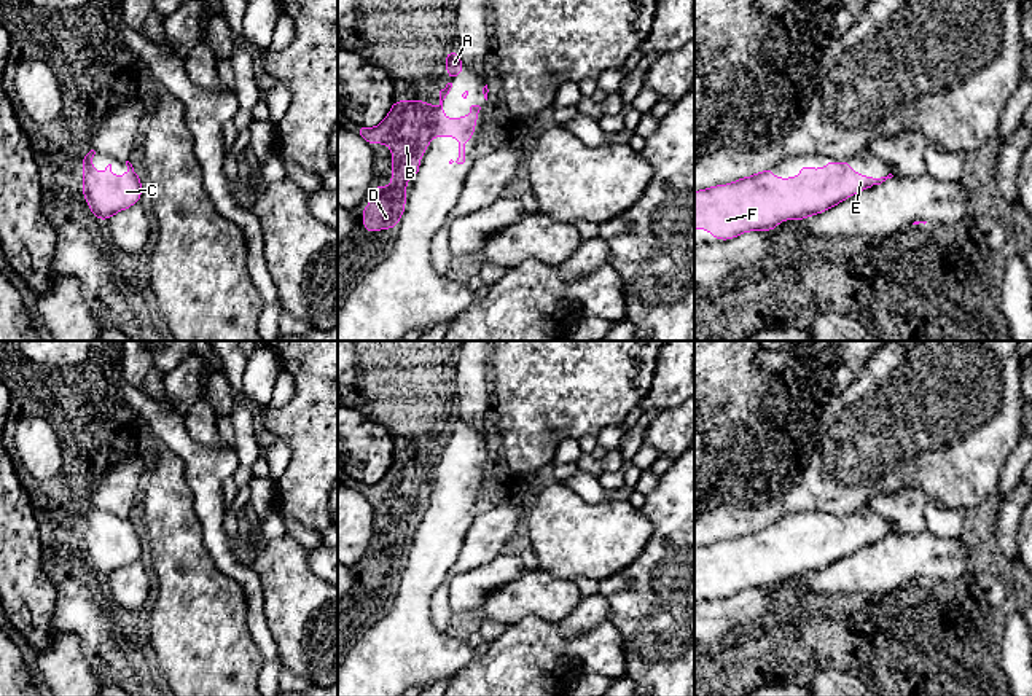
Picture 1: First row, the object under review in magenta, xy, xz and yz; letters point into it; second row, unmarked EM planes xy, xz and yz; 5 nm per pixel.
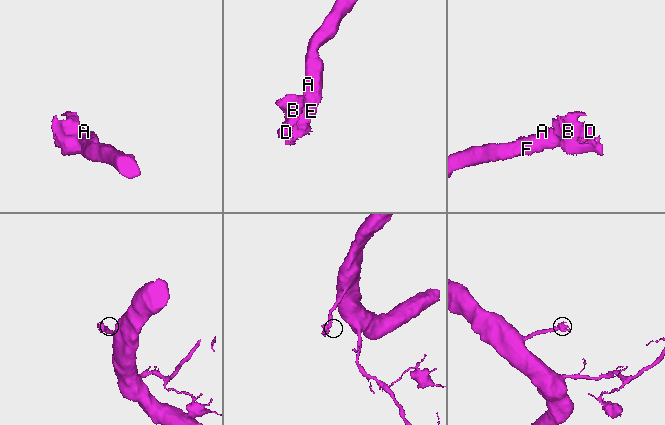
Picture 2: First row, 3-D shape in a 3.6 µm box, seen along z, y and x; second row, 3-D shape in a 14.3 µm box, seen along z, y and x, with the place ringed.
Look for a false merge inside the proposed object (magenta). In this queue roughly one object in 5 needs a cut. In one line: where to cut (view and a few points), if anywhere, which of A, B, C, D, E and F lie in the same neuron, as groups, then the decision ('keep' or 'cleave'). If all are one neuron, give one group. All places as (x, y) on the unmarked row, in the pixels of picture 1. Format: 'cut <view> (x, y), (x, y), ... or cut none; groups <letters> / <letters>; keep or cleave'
cut none; groups A B C D E F; keep

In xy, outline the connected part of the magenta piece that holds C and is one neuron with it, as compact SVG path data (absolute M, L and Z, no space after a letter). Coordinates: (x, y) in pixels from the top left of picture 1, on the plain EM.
M91 506L83 516L83 554L97 577L110 577L140 557L142 537L129 518L126 518L127 530L124 534L113 534L111 521L97 530L92 524L94 511L96 508Z

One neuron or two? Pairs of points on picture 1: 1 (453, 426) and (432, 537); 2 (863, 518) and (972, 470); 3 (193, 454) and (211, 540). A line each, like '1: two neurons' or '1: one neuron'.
1: one neuron
2: two neurons
3: one neuron

